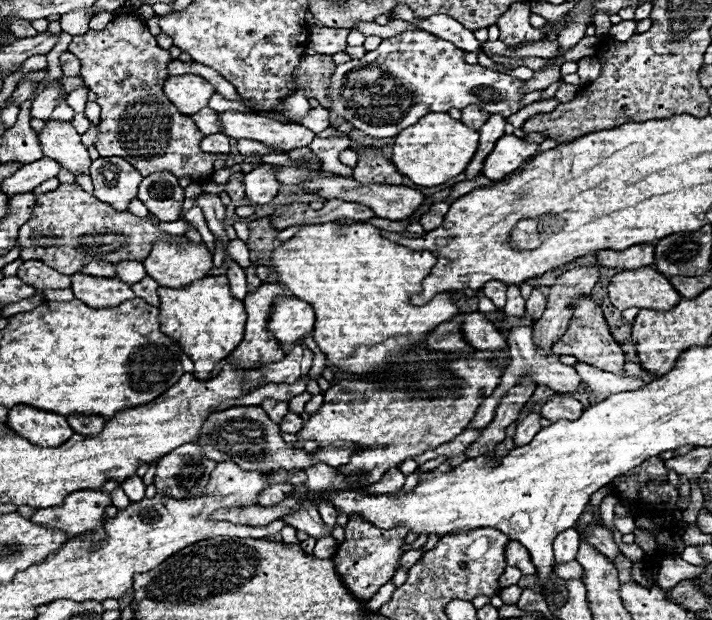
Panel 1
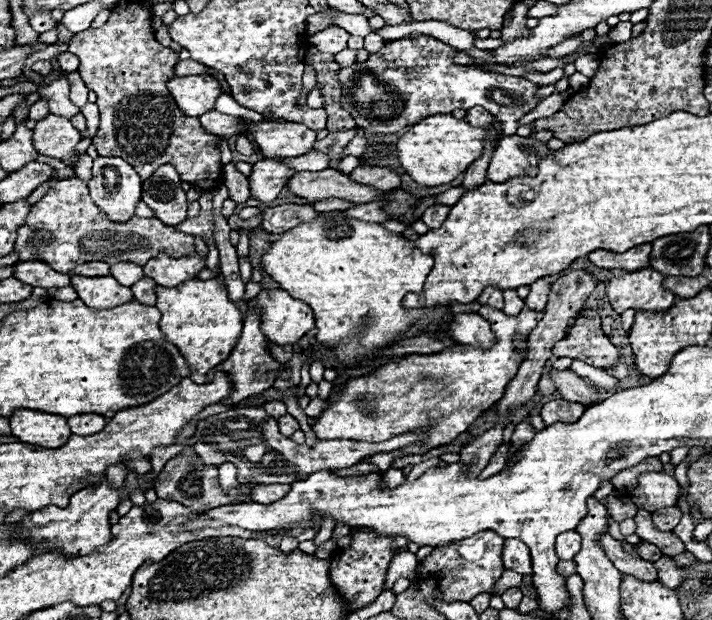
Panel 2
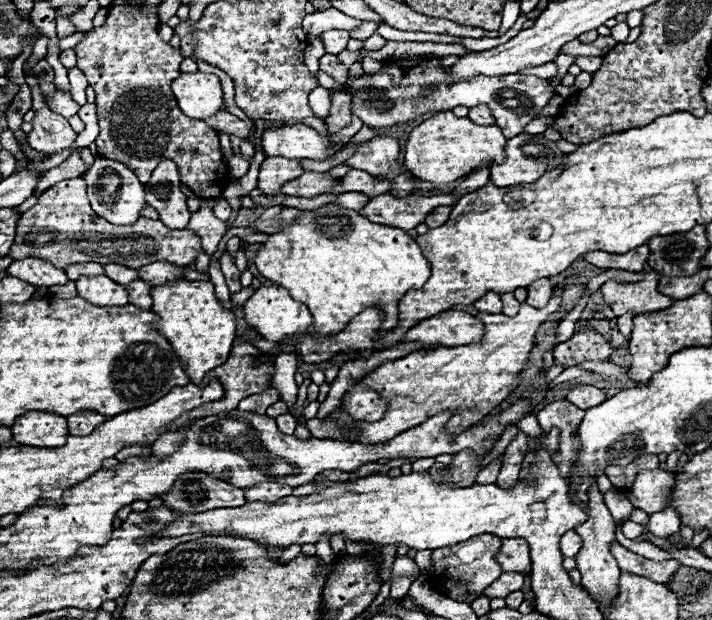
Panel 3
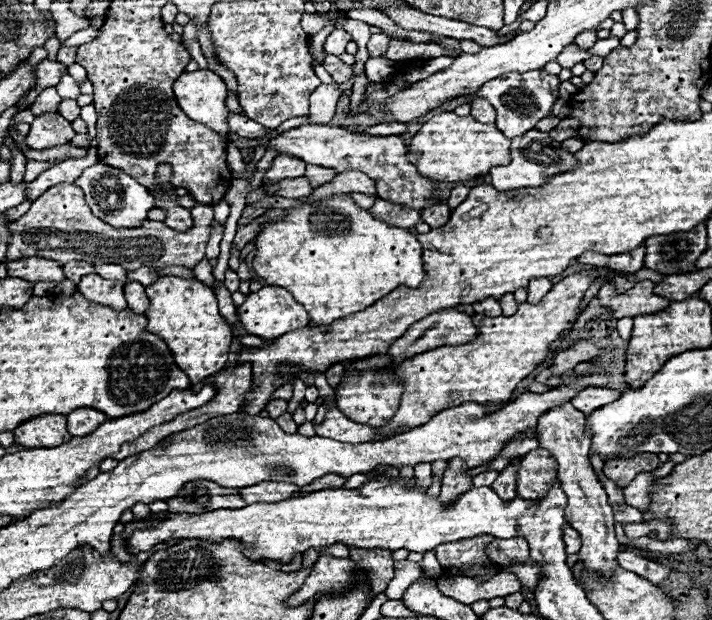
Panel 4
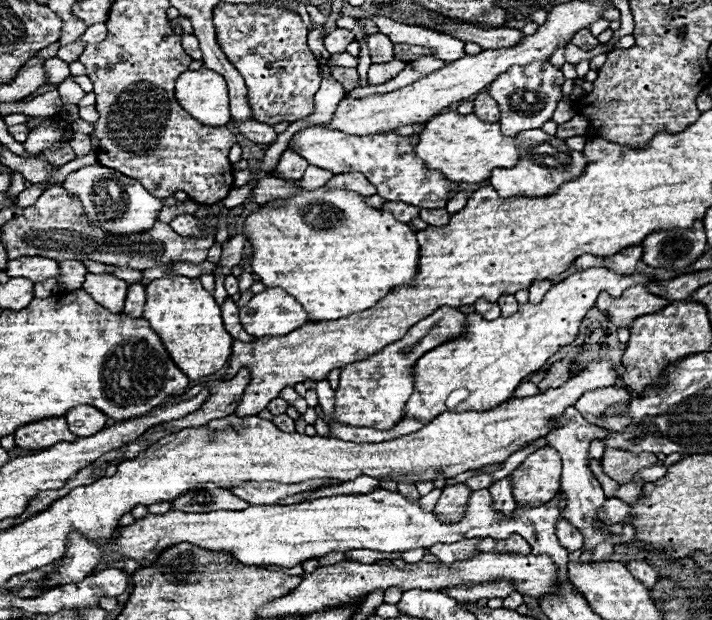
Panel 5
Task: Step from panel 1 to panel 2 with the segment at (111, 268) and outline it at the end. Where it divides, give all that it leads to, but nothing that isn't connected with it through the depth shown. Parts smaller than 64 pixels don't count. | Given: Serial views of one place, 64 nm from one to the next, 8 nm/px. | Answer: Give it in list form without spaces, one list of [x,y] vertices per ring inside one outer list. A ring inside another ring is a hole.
[[[86,262],[70,272],[70,276],[108,276],[108,274],[110,274],[110,264],[106,262]]]

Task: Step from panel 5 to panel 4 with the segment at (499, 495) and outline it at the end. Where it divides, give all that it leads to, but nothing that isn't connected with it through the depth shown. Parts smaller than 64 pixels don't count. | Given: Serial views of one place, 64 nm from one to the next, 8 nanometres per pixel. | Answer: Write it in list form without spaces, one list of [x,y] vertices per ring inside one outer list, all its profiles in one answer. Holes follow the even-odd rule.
[[[518,458],[512,460],[496,478],[496,482],[492,484],[492,488],[504,496],[504,500],[510,500],[516,496],[516,476],[518,476]]]

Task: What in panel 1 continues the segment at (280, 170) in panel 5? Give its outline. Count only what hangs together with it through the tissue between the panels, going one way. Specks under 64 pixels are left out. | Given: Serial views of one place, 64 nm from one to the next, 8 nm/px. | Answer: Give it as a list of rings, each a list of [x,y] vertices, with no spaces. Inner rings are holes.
[[[262,164],[252,172],[244,174],[242,186],[244,186],[244,198],[254,204],[268,204],[280,188],[270,164]]]

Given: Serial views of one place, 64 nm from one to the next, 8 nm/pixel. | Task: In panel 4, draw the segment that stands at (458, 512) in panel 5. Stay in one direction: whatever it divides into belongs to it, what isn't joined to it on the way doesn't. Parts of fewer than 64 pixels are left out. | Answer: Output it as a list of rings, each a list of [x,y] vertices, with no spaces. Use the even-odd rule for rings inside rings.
[[[454,458],[442,478],[442,492],[440,492],[440,500],[442,502],[450,502],[454,500],[454,496],[460,496],[462,492],[468,492],[472,488],[472,476],[468,476],[468,470],[464,468],[464,460],[462,458]]]

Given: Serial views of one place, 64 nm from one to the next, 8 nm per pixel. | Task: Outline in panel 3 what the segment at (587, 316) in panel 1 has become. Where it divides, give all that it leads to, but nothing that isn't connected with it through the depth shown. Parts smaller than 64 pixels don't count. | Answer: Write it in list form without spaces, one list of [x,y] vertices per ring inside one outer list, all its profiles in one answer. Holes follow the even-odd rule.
[[[584,326],[570,340],[560,342],[552,354],[556,362],[572,366],[572,364],[582,364],[586,360],[608,362],[612,358],[612,352],[614,348],[604,340],[602,334],[598,334],[592,326]]]

